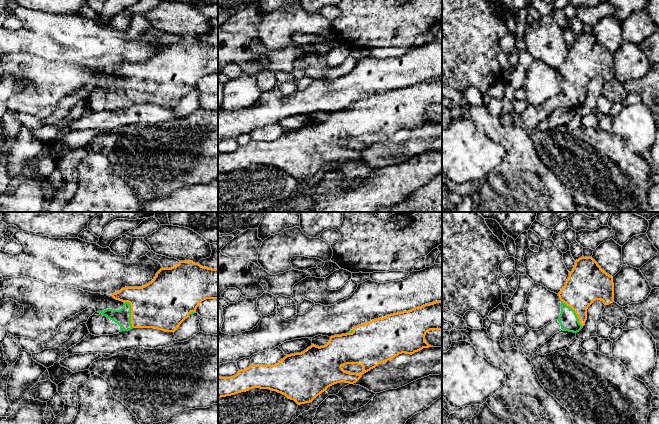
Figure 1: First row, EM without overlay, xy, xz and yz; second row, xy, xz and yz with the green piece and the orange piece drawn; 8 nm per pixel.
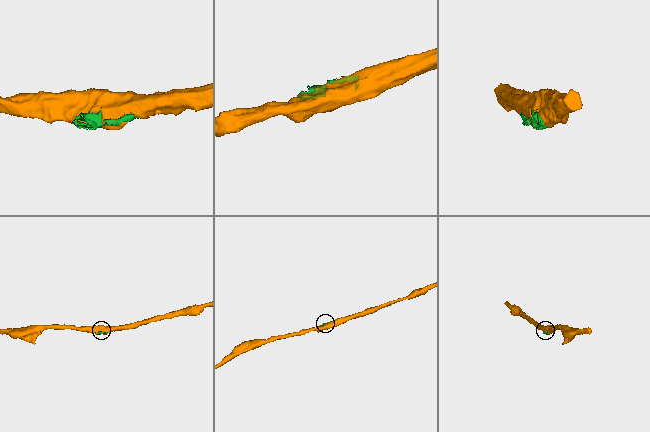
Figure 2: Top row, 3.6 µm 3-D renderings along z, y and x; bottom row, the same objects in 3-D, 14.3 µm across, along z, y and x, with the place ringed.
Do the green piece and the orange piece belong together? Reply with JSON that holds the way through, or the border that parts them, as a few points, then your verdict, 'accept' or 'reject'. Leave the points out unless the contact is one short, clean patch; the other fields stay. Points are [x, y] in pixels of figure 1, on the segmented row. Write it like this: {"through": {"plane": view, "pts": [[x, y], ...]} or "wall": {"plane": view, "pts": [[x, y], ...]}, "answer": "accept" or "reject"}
{"answer": "accept"}

